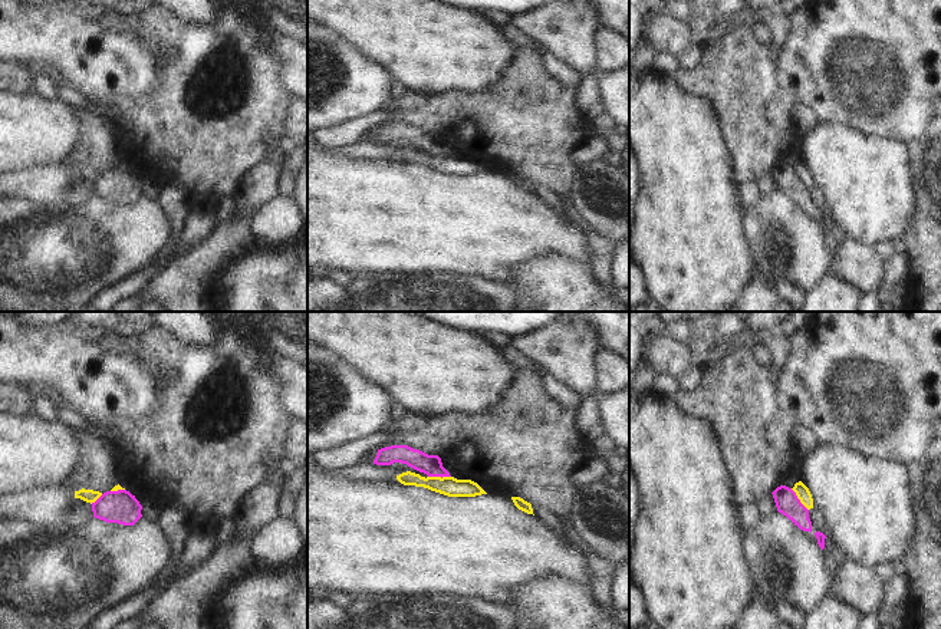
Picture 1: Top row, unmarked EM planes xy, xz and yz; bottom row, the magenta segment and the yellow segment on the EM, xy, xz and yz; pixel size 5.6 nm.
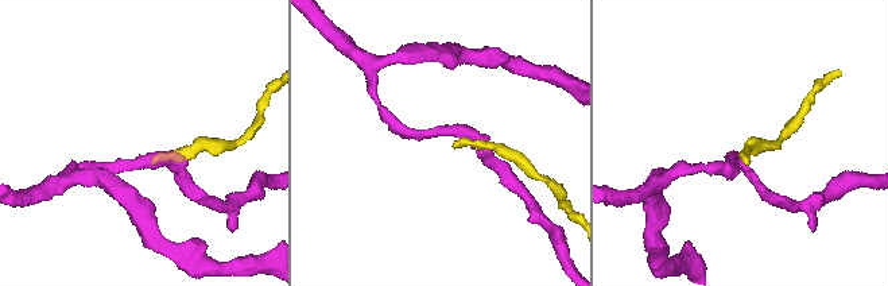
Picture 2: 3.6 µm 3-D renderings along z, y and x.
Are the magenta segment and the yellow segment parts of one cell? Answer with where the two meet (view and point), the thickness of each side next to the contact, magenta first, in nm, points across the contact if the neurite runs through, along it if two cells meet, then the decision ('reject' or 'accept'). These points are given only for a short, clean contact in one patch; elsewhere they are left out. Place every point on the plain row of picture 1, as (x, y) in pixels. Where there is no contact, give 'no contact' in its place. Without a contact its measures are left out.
contact xz (440, 154); calibres 120 and 110 nm; border xz (428, 154), (450, 155); reject

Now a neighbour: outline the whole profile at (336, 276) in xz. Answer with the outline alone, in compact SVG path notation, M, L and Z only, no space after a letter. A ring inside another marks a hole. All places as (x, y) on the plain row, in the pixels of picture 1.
M336 267L328 269L328 274L326 274L326 279L340 286L348 286L355 277L356 274L336 269Z

